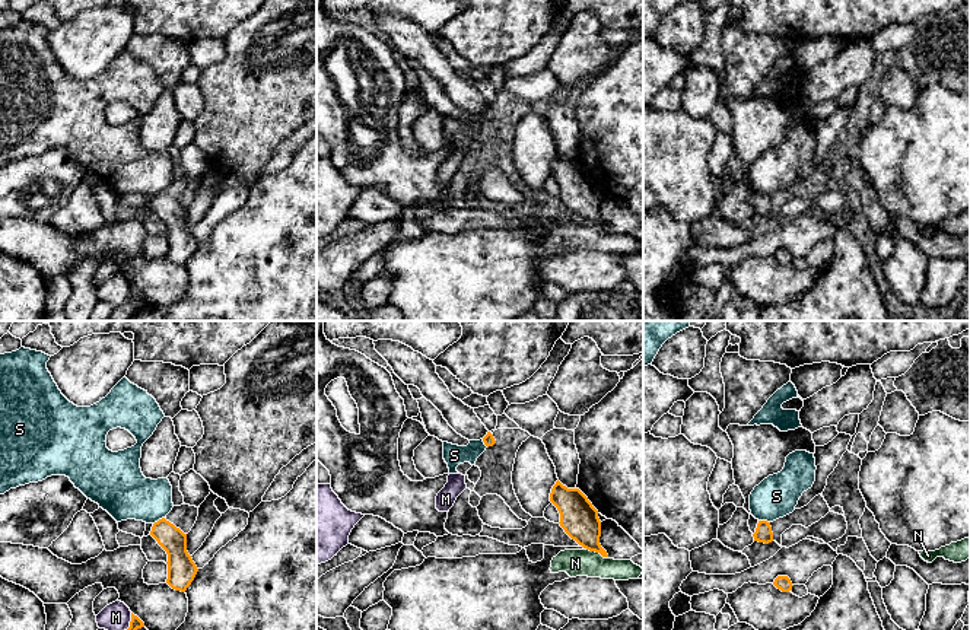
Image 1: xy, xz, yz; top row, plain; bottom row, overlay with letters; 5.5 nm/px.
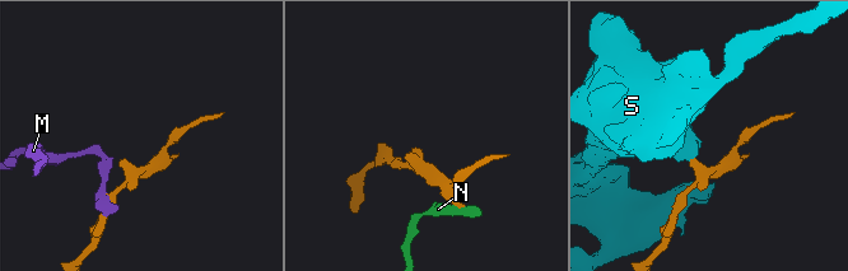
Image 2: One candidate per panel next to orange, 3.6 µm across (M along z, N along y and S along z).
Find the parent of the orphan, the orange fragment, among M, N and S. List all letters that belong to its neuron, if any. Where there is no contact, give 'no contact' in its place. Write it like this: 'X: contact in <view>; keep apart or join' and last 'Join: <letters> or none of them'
M: contact in xy; keep apart
N: contact in xz; keep apart
S: contact in xy; keep apart
Join: none of them

